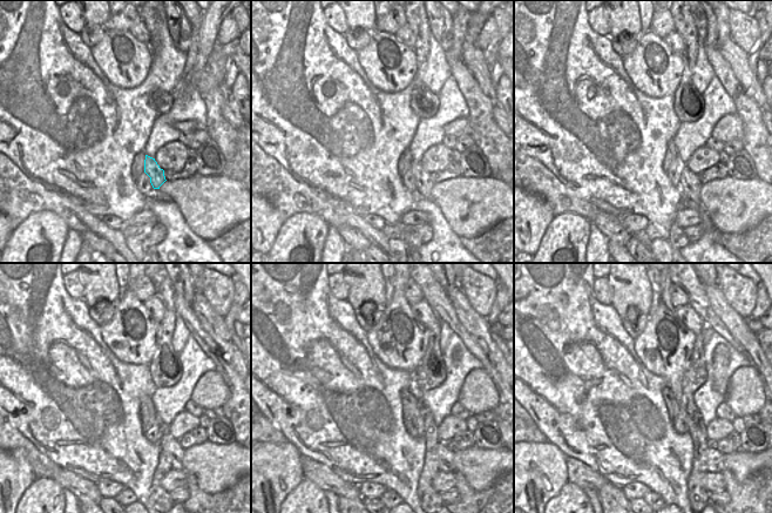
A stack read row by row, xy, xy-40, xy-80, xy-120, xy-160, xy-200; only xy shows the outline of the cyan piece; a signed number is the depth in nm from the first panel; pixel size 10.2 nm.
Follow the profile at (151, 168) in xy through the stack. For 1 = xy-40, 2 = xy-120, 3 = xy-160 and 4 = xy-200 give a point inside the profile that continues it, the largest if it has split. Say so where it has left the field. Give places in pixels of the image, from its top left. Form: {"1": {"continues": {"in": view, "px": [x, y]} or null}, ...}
{"1": {"continues": {"in": "xy-40", "px": [425, 183]}}, "2": {"continues": {"in": "xy-120", "px": [168, 444]}}, "3": {"continues": {"in": "xy-160", "px": [445, 456]}}, "4": {"continues": {"in": "xy-200", "px": [713, 459]}}}

